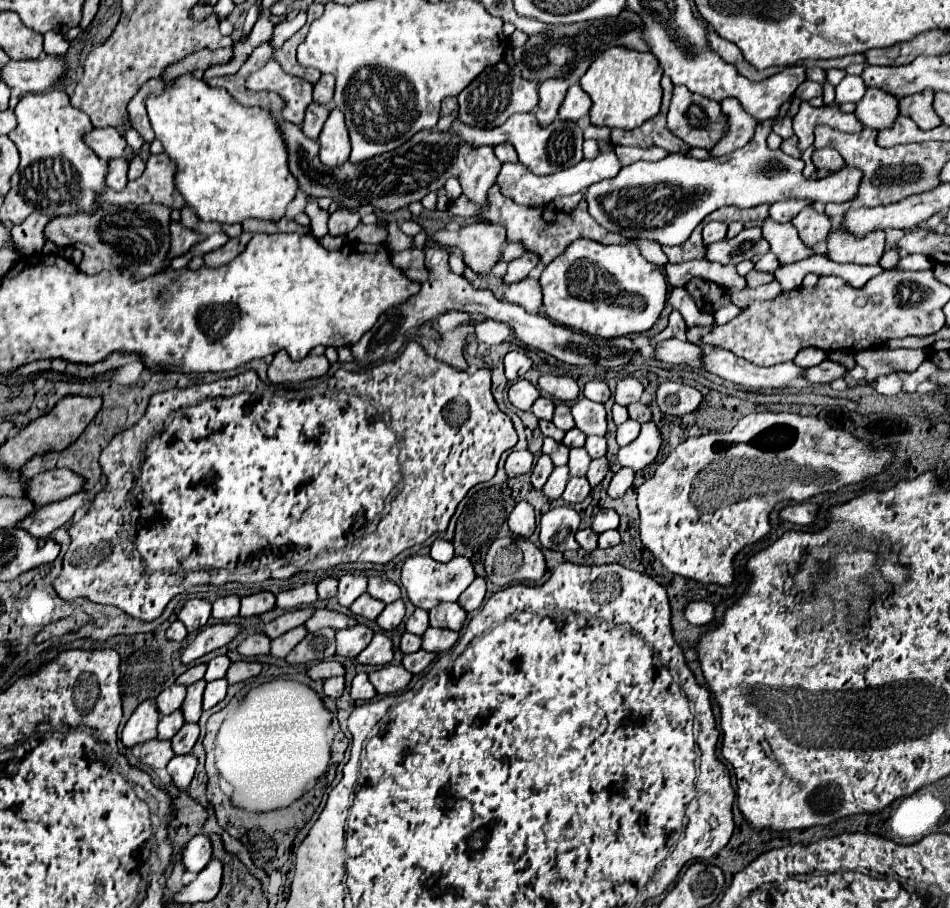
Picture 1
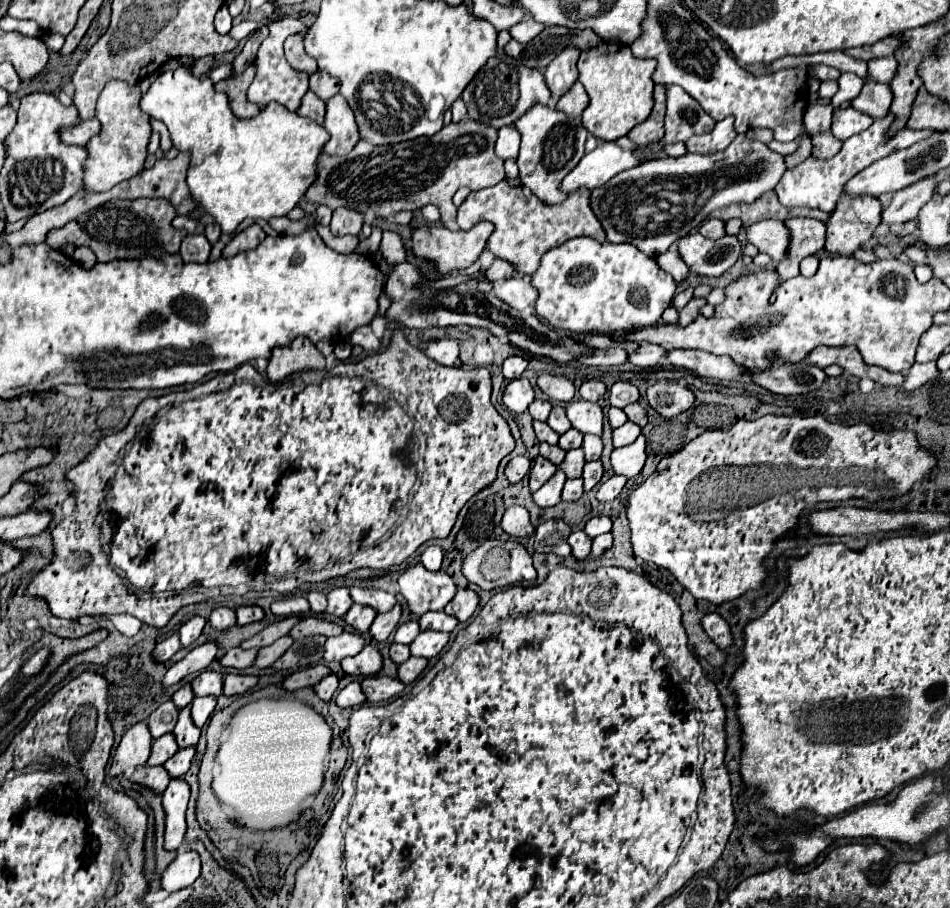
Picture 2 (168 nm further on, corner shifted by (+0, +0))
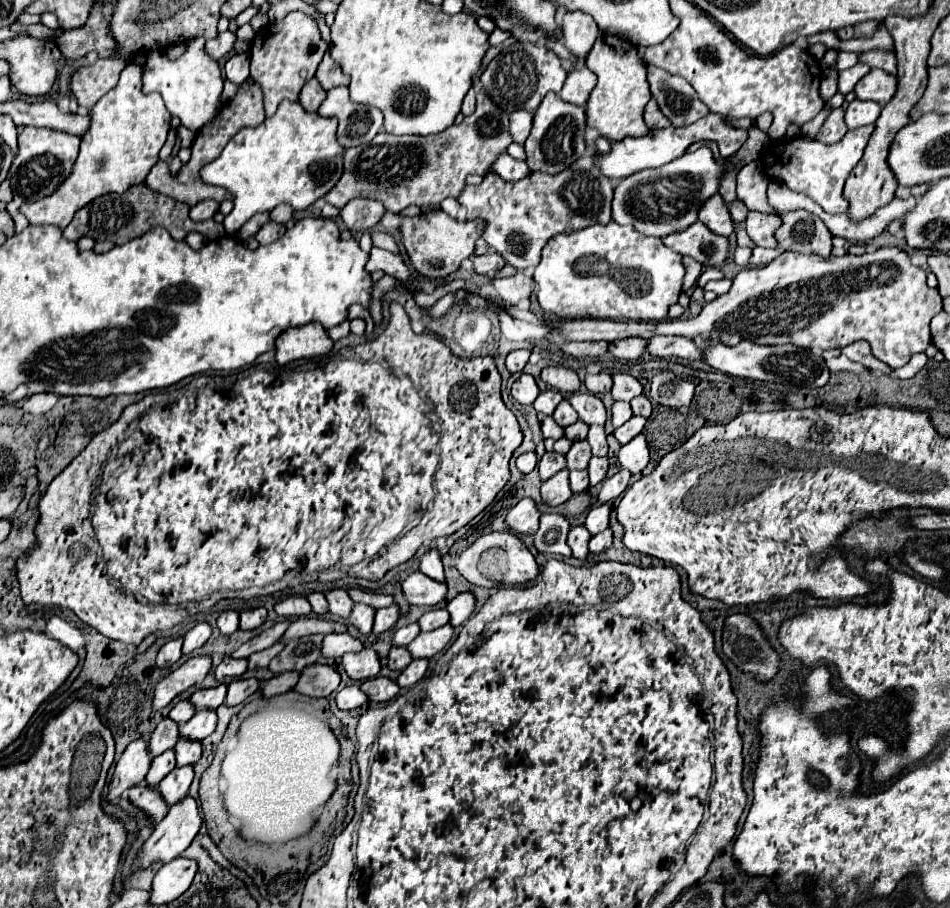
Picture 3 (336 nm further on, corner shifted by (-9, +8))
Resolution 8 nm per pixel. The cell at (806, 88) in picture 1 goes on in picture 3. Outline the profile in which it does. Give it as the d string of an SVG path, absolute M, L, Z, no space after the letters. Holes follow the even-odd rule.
M858 62L856 66L852 66L852 68L848 68L848 70L842 70L842 72L840 72L840 78L838 78L838 92L842 92L842 94L852 92L852 88L856 86L856 82L858 82L868 70L870 70L870 66L868 66L868 64L862 64L862 62Z

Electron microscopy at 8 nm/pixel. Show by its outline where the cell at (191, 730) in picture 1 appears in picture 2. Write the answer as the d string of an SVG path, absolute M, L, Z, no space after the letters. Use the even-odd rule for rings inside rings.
M195 746L189 748L179 748L163 766L169 770L169 776L183 776L189 770L191 758L195 756Z

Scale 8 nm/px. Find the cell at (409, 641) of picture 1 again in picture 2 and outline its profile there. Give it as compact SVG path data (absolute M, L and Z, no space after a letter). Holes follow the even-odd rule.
M395 642L391 644L391 660L395 664L403 664L409 656L411 656L411 652L409 652L407 644L395 644Z

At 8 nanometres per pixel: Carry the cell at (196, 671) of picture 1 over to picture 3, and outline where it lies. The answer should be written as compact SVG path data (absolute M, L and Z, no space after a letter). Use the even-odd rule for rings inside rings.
M180 700L180 702L172 708L172 712L168 714L168 718L174 720L176 724L184 724L184 722L190 720L192 716L194 716L194 710L190 708L190 700Z

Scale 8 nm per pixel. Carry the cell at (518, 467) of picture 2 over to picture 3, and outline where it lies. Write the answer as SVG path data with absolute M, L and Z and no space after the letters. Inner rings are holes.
M526 452L526 454L518 456L518 458L516 458L516 466L518 466L518 470L520 470L522 474L532 472L534 466L536 466L536 454L534 454L534 452Z

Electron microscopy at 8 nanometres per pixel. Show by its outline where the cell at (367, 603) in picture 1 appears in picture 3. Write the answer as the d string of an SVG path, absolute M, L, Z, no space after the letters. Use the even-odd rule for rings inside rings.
M354 604L352 614L350 614L350 624L362 632L362 634L370 634L372 632L372 622L374 622L374 608L366 606L366 604Z

